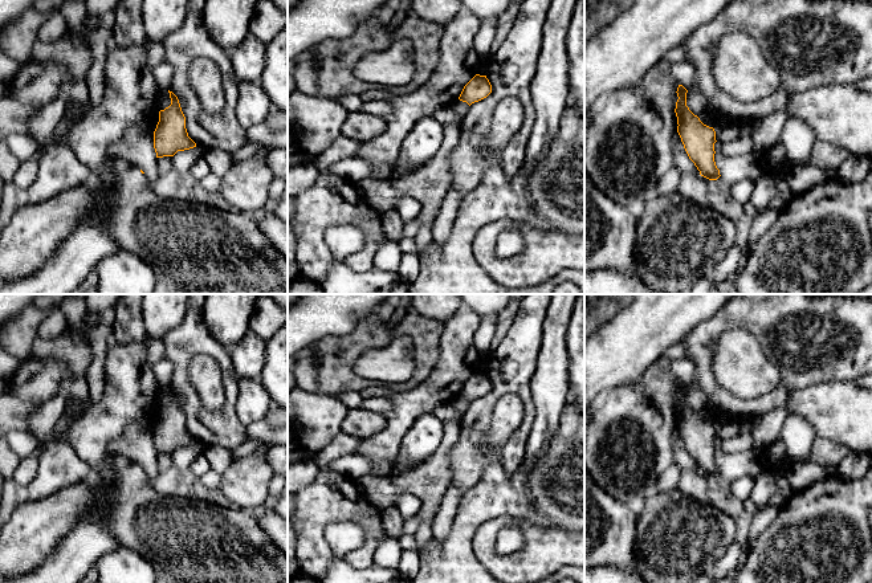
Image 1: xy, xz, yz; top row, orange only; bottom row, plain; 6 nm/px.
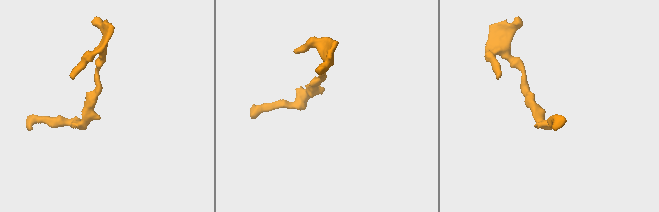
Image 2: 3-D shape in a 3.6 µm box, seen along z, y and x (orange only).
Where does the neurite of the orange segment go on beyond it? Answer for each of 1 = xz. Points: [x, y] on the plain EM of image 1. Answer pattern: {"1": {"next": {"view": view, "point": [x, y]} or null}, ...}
{"1": {"next": null}}

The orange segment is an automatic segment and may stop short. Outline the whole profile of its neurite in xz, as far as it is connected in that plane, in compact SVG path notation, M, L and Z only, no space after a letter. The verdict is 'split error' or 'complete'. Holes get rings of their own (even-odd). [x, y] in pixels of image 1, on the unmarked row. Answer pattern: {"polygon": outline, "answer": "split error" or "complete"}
{"polygon": "M476 371L463 386L459 396L469 403L486 395L492 390L492 382L486 372Z", "answer": "complete"}

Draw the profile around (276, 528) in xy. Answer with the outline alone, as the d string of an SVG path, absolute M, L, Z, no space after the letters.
M272 505L258 519L269 539L288 556L288 521Z

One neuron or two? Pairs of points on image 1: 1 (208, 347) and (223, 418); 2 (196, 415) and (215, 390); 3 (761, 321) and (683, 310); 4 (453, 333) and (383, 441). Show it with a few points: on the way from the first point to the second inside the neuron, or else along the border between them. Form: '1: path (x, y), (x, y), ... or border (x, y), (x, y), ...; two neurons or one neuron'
1: path (224, 363), (229, 374), (229, 400); one neuron
2: border (188, 378), (207, 408), (219, 410), (224, 404); two neurons
3: border (721, 308), (710, 317), (699, 322), (688, 333); two neurons
4: path (453, 359), (453, 367), (406, 415); one neuron

